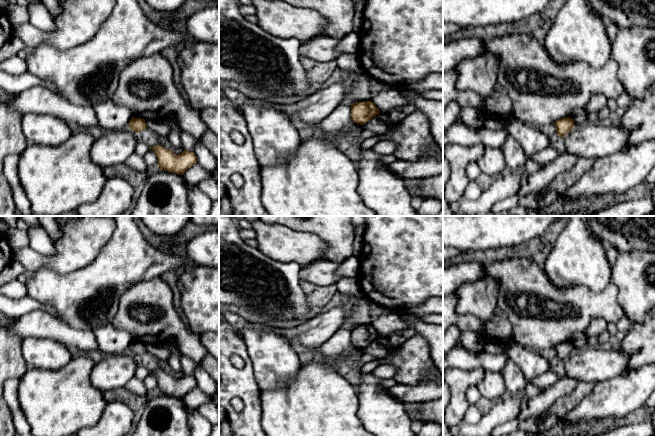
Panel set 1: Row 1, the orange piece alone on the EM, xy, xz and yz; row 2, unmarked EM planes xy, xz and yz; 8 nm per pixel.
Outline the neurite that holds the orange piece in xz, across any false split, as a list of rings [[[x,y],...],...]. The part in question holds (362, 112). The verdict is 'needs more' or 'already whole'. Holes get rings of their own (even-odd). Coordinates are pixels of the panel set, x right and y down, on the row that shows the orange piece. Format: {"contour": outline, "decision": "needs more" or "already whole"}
{"contour": [[[372,101],[354,103],[351,106],[351,118],[354,123],[363,125],[379,114],[379,109]]], "decision": "already whole"}

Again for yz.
{"contour": [[[569,117],[556,121],[554,125],[558,133],[558,138],[559,137],[564,138],[564,136],[568,134],[575,127],[574,119]]], "decision": "already whole"}

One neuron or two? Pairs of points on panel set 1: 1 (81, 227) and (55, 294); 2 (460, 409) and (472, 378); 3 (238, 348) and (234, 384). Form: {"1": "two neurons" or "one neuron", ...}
{"1": "two neurons", "2": "one neuron", "3": "one neuron"}

